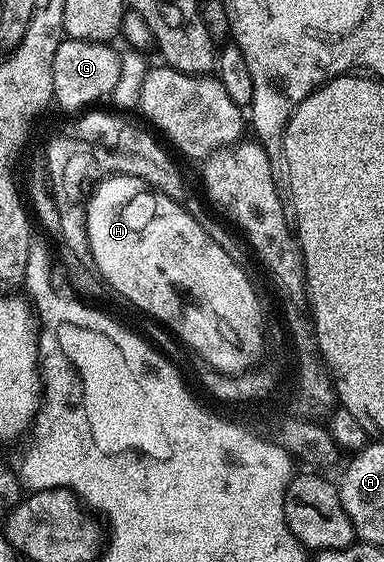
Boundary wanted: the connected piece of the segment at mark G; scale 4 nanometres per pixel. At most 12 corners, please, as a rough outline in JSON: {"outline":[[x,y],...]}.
{"outline":[[63,39],[53,103],[78,114],[111,95],[122,56]]}

